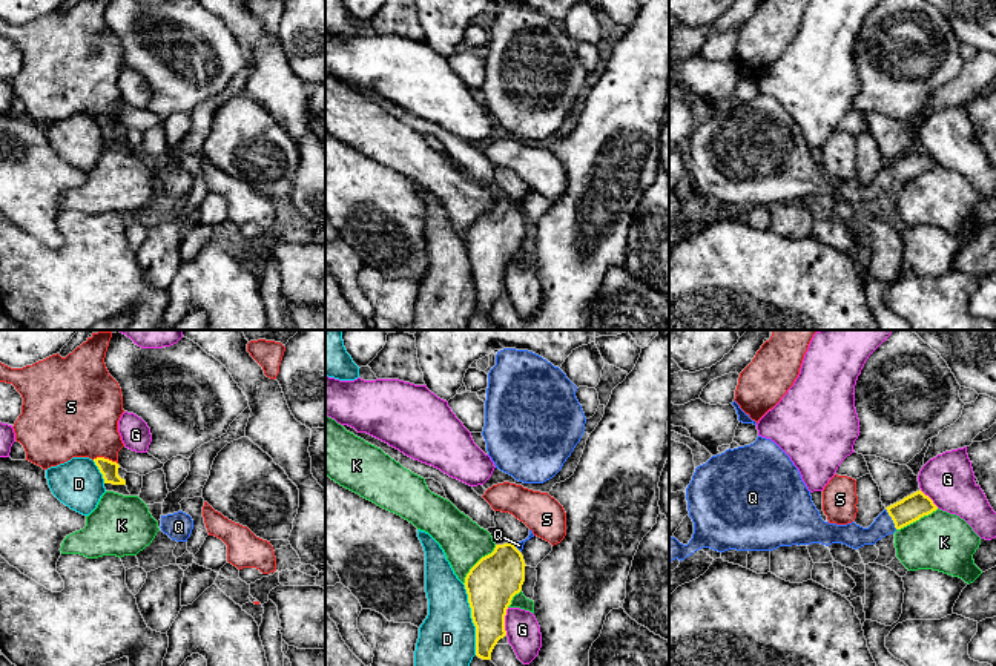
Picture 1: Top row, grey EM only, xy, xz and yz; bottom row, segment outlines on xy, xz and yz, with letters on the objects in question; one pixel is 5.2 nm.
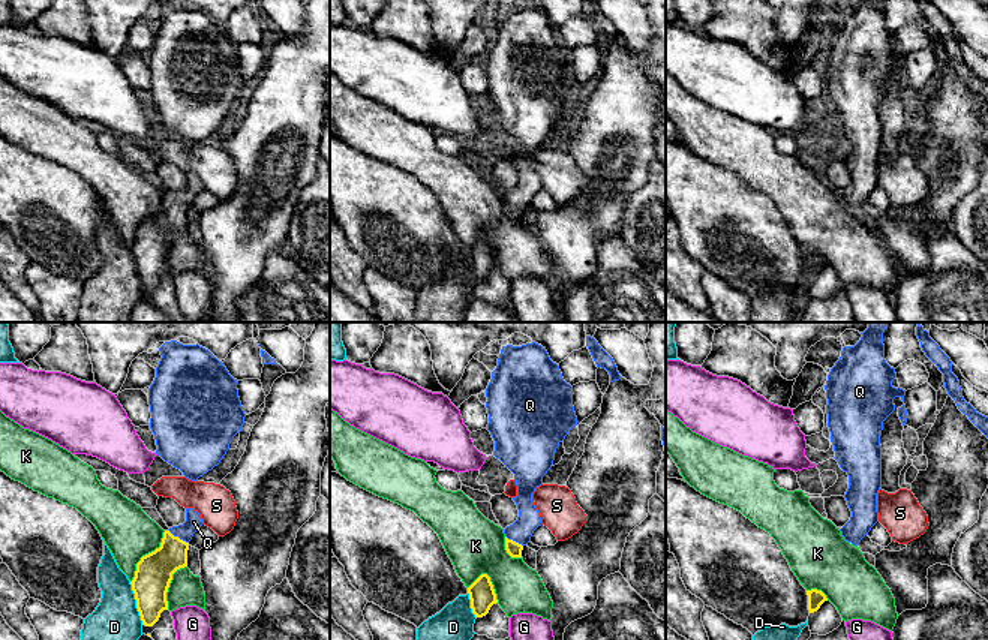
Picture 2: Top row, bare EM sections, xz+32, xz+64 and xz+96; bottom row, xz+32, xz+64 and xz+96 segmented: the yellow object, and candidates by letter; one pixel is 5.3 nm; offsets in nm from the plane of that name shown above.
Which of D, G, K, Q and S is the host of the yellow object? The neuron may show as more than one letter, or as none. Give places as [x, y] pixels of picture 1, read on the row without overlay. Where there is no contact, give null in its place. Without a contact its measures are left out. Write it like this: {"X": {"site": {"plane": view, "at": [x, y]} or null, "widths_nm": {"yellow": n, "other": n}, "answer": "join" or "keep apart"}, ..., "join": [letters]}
{"D": {"site": {"plane": "xz", "at": [471, 273]}, "widths_nm": {"yellow": 260, "other": 300}, "answer": "keep apart"}, "G": {"site": {"plane": "xz", "at": [504, 278]}, "widths_nm": {"yellow": 260, "other": 180}, "answer": "keep apart"}, "K": {"site": {"plane": "xz", "at": [476, 220]}, "widths_nm": {"yellow": 260, "other": 240}, "answer": "keep apart"}, "Q": {"site": {"plane": "yz", "at": [892, 175]}, "widths_nm": {"yellow": 140, "other": 120}, "answer": "join"}, "S": {"site": {"plane": "xy", "at": [105, 115]}, "widths_nm": {"yellow": 90, "other": 400}, "answer": "keep apart"}, "join": ["Q"]}

